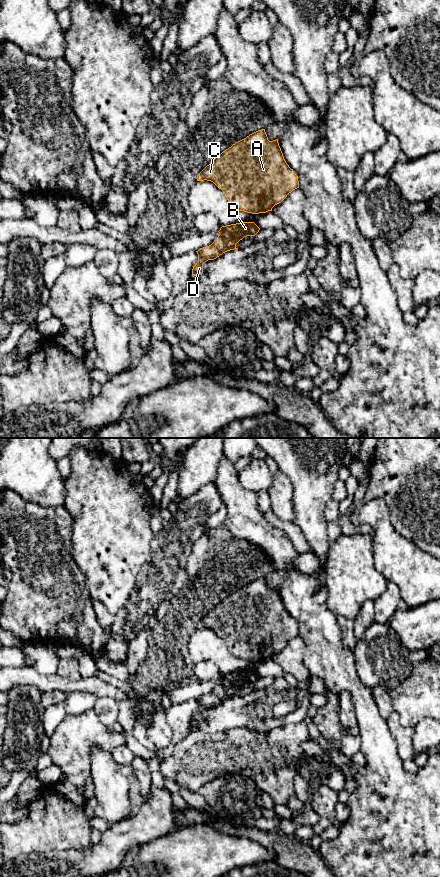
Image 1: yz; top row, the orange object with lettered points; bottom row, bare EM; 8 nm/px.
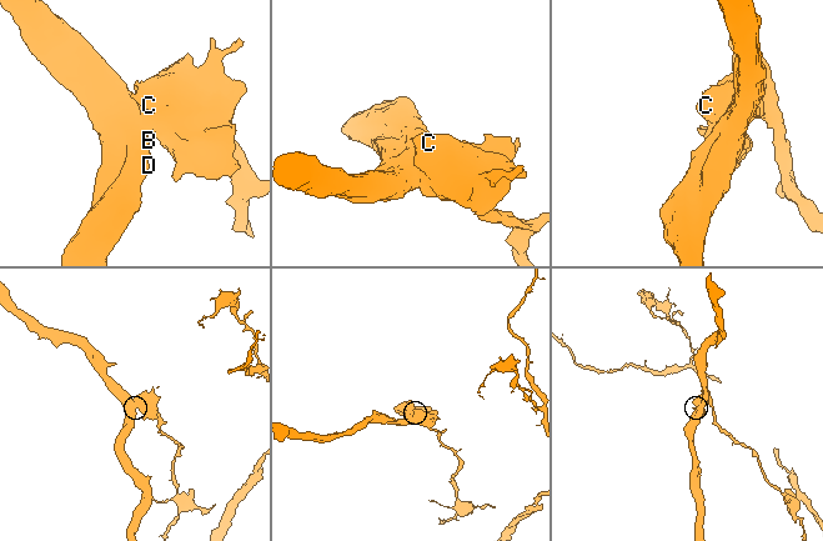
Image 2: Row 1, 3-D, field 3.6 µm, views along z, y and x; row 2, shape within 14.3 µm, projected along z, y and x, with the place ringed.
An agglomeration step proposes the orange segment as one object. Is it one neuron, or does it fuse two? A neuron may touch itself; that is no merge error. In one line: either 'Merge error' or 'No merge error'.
Merge error

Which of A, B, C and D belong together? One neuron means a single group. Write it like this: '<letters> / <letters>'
A C / B D

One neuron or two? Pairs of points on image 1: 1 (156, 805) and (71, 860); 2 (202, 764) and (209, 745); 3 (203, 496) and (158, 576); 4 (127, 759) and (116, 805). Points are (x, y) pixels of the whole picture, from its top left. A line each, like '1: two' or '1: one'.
1: one
2: one
3: one
4: two

